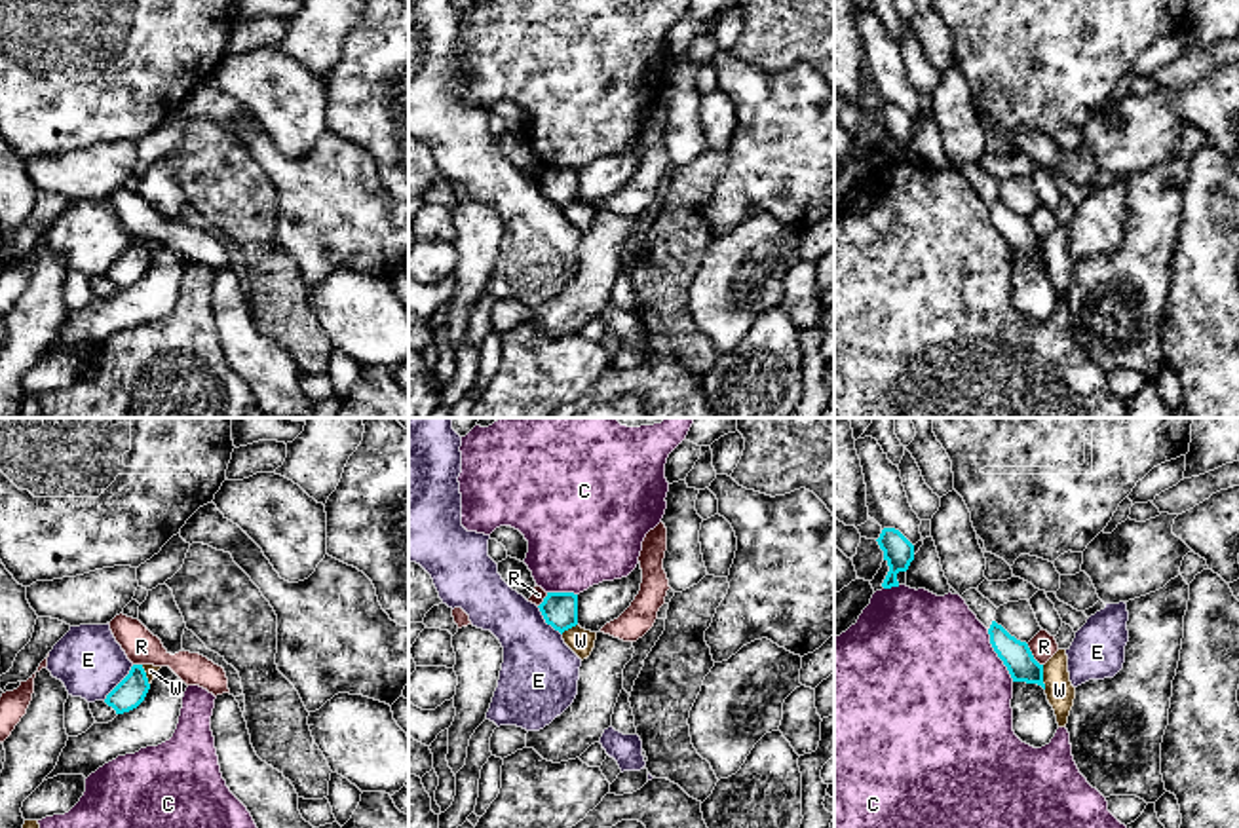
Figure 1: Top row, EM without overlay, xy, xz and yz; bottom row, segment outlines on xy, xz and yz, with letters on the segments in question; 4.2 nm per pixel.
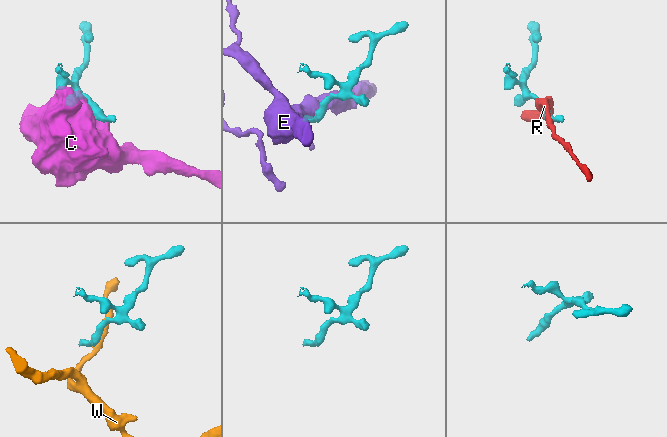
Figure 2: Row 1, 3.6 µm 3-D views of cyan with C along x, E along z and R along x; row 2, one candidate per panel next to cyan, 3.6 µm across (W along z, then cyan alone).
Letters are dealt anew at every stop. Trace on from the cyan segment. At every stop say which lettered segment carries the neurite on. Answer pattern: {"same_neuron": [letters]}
{"same_neuron": []}

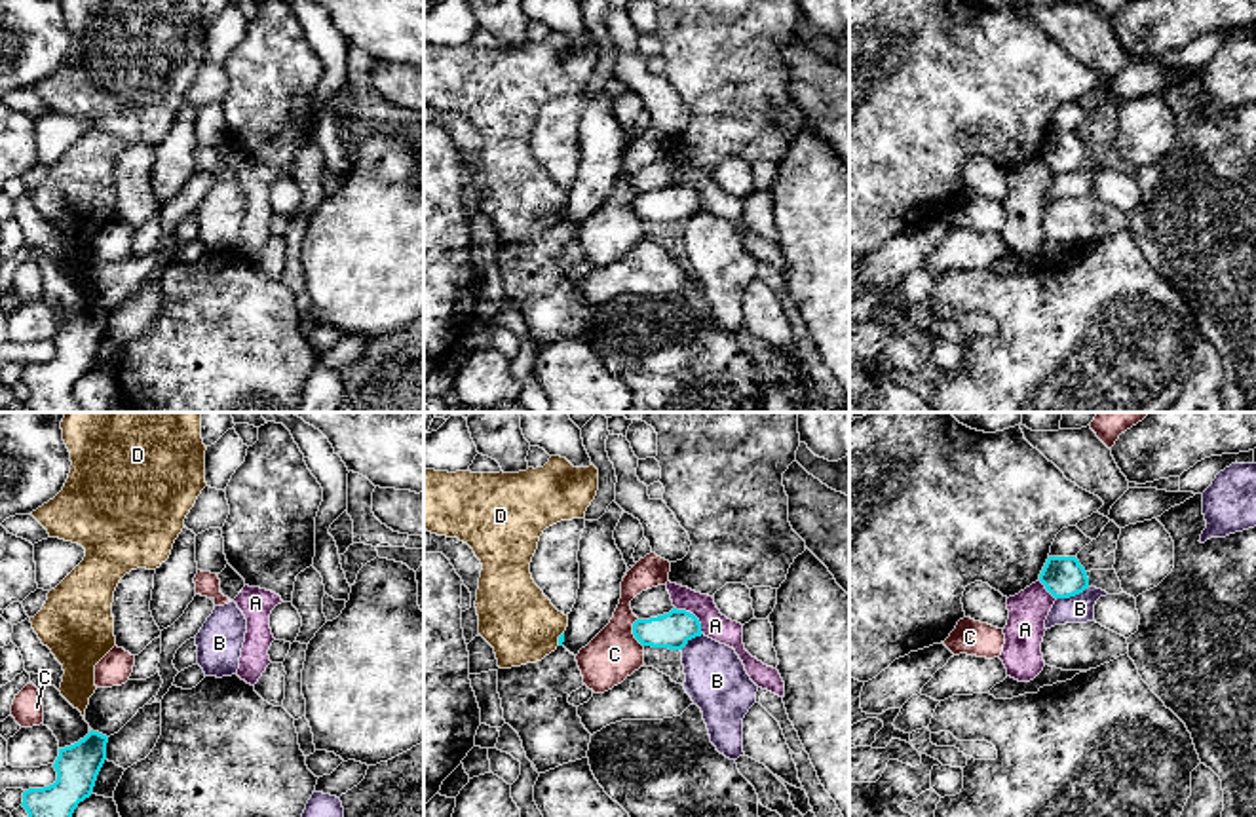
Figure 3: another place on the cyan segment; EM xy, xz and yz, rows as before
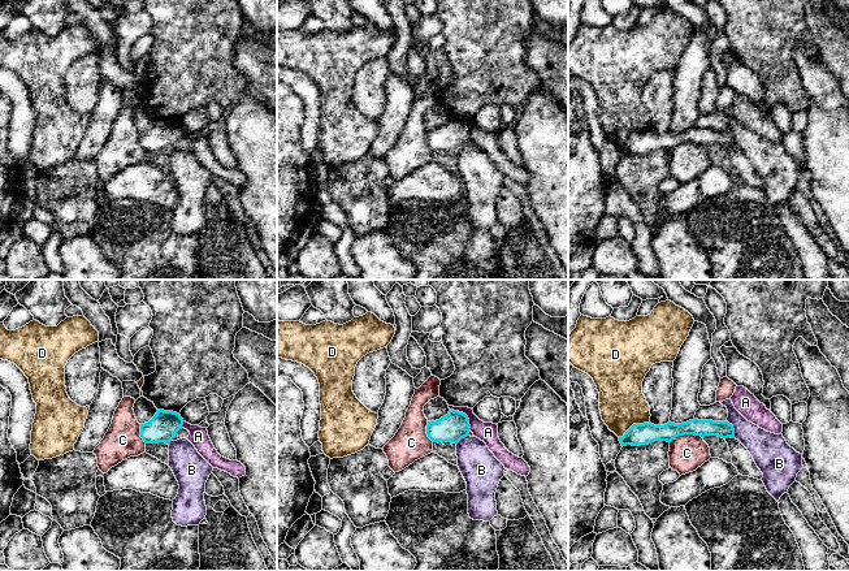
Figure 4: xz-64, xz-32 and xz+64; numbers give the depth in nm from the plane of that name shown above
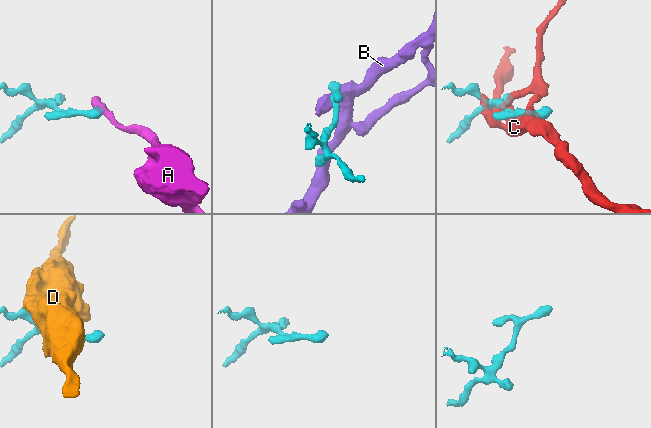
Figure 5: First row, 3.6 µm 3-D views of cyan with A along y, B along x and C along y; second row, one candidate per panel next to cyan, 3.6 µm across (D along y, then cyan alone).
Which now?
{"same_neuron": []}

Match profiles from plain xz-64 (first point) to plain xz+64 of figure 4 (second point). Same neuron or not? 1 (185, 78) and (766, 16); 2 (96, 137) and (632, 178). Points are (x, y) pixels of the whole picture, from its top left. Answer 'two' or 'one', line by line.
1: one
2: two

